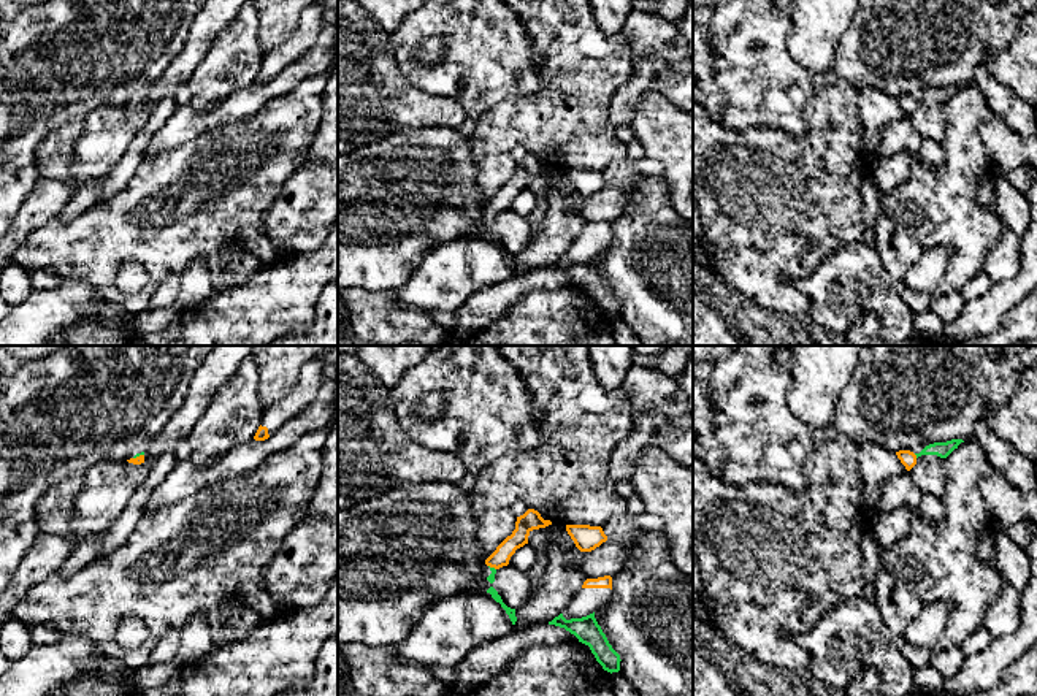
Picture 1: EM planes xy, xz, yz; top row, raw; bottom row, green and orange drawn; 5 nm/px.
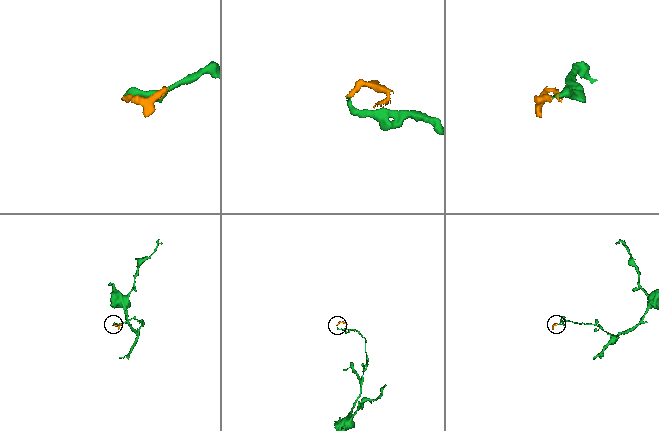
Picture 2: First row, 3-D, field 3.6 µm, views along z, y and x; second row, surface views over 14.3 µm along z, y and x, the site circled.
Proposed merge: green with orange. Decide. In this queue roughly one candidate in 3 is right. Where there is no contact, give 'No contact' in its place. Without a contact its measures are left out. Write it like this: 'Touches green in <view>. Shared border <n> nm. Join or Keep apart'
Touches green in yz. Shared border 30 nm. Join

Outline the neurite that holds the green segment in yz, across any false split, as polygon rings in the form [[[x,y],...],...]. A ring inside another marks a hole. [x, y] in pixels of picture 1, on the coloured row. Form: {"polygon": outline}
{"polygon": [[[951,439],[947,442],[934,442],[926,446],[920,453],[913,453],[910,450],[896,452],[901,463],[910,471],[916,465],[916,458],[921,455],[937,455],[940,458],[947,458],[958,446],[964,442],[962,439]]]}

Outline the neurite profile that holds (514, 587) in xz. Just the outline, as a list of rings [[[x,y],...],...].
[[[507,564],[496,569],[493,583],[482,579],[480,585],[485,591],[493,587],[507,607],[517,609],[530,598],[534,580],[528,576],[528,572]]]

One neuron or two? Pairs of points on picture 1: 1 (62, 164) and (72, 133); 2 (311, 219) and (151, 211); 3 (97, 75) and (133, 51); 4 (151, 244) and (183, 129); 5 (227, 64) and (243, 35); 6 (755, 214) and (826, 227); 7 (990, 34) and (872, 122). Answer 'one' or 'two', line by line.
1: one
2: two
3: one
4: two
5: one
6: one
7: two

